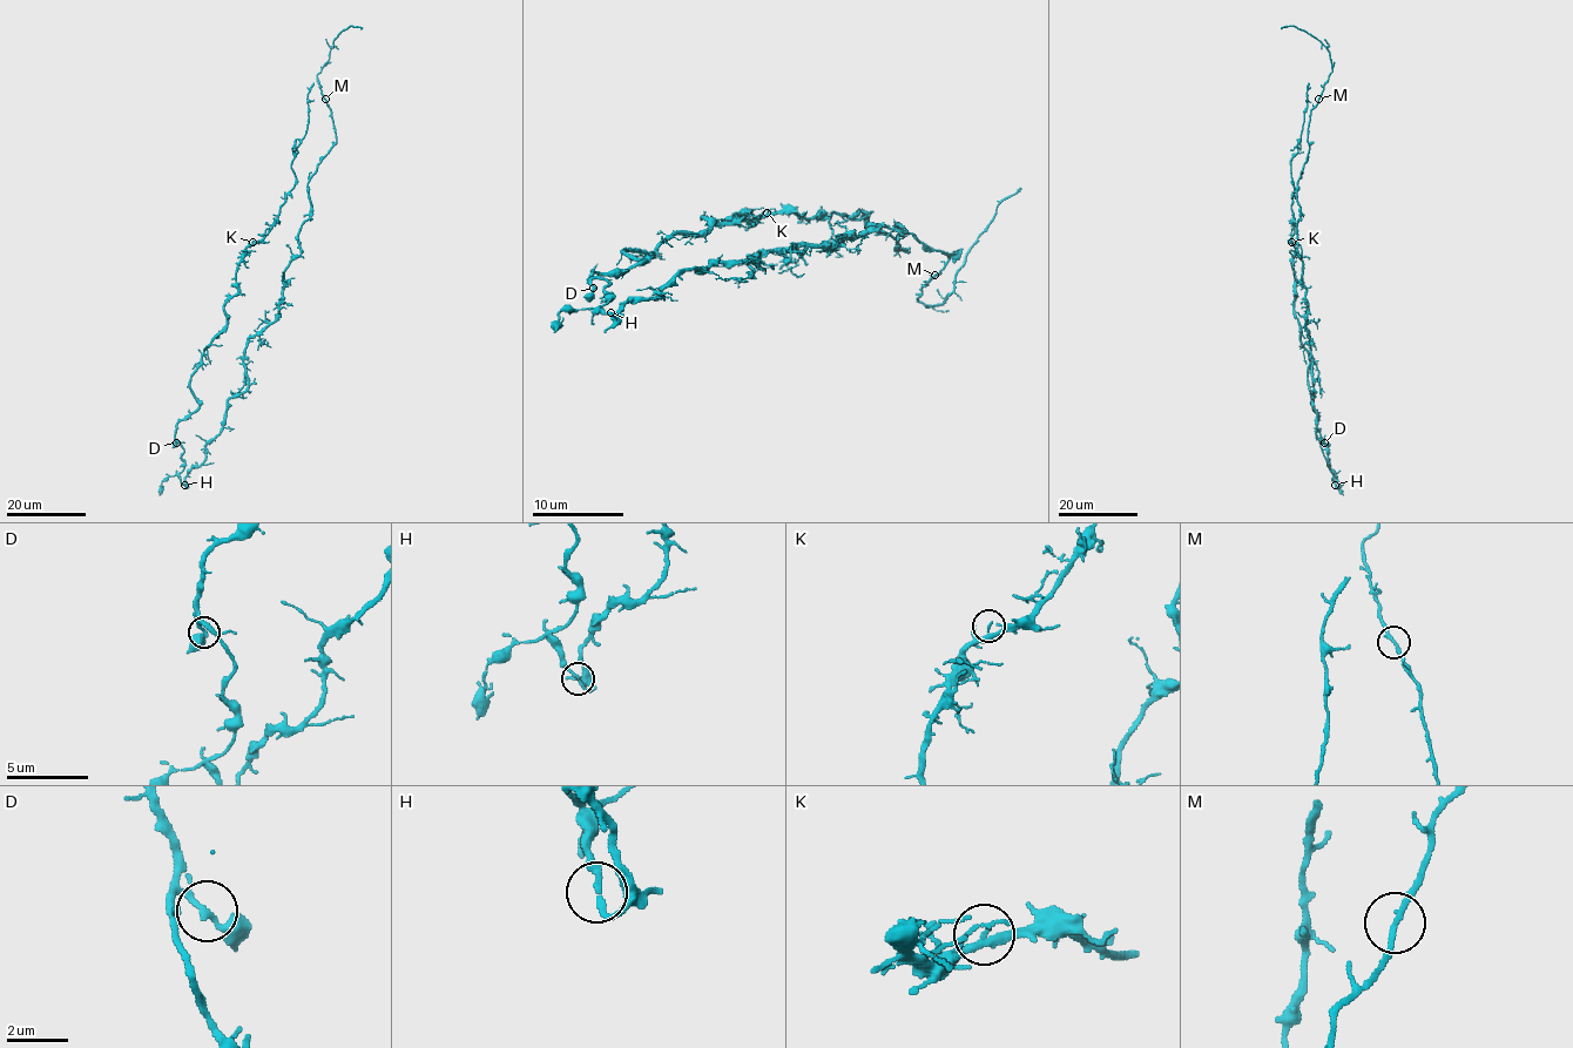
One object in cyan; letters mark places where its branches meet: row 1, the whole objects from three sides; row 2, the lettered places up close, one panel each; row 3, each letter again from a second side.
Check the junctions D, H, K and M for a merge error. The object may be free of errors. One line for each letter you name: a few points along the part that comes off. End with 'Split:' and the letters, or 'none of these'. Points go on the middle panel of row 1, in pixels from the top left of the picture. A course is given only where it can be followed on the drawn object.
H: foreign part runs (612, 313), (593, 272), (627, 272), (643, 261), (625, 249), (703, 234), (703, 217), (858, 210), (909, 251)
Split: H

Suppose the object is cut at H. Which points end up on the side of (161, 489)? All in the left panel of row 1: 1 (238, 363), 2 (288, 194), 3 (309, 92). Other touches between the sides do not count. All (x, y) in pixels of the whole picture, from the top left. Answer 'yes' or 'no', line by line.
1: no
2: yes
3: yes

